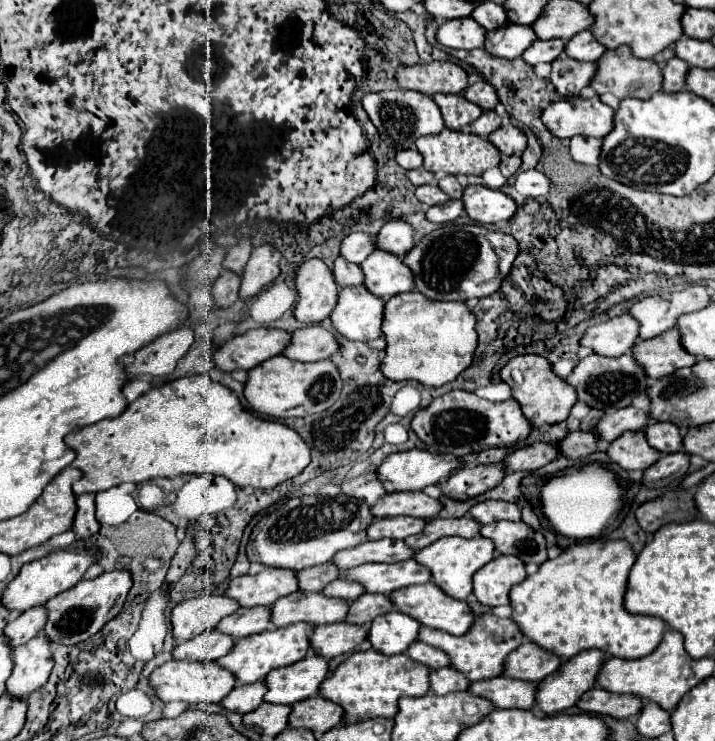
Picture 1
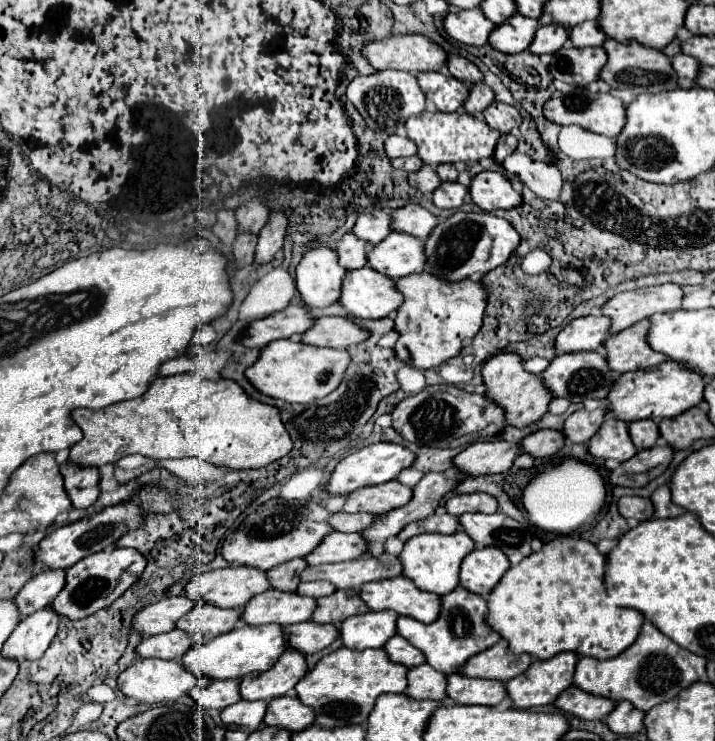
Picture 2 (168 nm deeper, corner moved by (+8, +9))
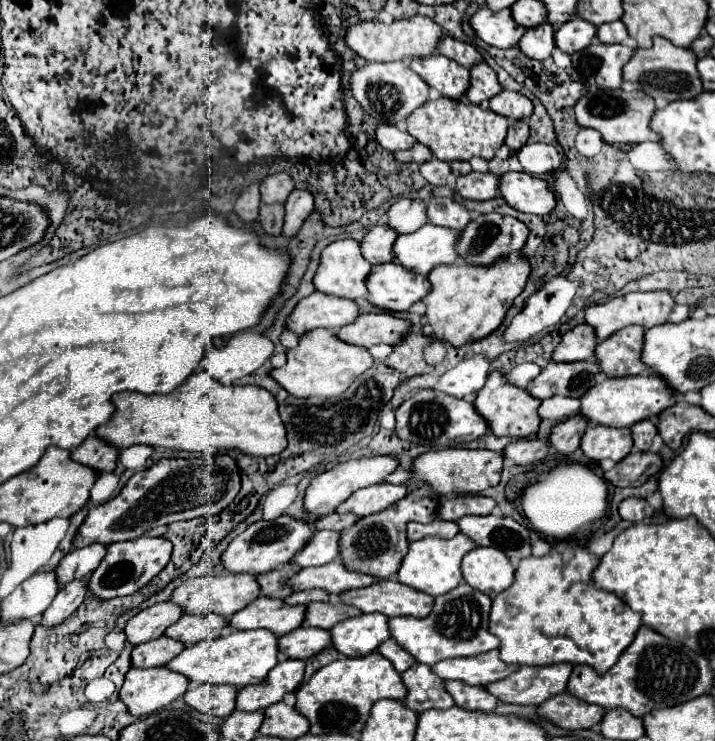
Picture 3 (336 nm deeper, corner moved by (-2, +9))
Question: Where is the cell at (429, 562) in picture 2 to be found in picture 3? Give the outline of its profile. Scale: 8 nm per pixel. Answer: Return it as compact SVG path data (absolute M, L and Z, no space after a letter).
M458 533L452 539L424 537L420 541L412 541L410 547L408 547L408 553L402 561L402 567L398 571L398 581L416 589L416 591L428 593L432 597L444 595L444 593L452 591L456 585L462 583L460 561L470 549L474 549L474 543L472 543L472 539L464 537L464 533Z

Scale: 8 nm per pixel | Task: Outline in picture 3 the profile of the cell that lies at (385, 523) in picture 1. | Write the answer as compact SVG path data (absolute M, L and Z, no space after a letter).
M332 513L332 515L326 515L326 517L320 517L318 521L314 521L314 527L316 529L330 529L330 531L342 531L344 527L350 527L352 523L356 523L358 517L348 513L348 515L338 515L338 513Z

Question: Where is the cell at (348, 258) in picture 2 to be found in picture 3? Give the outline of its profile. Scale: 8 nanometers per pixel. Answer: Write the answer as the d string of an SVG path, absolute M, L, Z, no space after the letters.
M388 225L370 227L370 231L366 233L366 237L362 241L362 255L374 265L394 261L392 247L394 247L396 237L398 237L396 231L392 231L392 227L388 227Z

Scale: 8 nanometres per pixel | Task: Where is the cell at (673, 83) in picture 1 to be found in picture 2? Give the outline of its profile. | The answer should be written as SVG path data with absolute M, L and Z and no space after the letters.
M678 53L676 57L672 57L672 65L678 75L678 87L682 87L682 89L694 87L694 77L698 75L698 63L696 65L694 63L696 61L684 53Z

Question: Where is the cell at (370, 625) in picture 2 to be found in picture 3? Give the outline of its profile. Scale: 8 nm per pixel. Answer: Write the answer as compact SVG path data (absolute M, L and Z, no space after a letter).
M378 613L344 619L330 629L332 647L346 657L364 657L390 637L388 617Z

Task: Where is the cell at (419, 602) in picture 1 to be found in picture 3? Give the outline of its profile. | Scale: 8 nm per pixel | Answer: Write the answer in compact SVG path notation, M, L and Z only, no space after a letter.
M392 579L376 581L362 589L344 591L338 595L338 599L346 605L360 609L362 613L382 613L386 617L426 617L434 603L432 595L420 593Z

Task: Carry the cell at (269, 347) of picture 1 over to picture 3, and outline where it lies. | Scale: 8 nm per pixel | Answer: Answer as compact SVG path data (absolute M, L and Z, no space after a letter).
M314 291L296 305L294 313L288 319L288 327L298 335L318 327L340 329L356 321L358 315L360 315L360 307L356 301Z

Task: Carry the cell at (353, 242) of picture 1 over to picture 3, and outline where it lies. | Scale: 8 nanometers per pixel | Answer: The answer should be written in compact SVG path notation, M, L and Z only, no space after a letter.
M396 199L396 203L388 211L388 225L396 229L400 235L416 231L426 223L426 203L420 199Z

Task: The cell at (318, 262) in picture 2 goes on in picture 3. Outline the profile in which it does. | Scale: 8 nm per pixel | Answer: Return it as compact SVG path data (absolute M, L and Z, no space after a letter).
M334 241L322 251L314 285L322 293L360 299L362 295L366 295L366 277L370 269L372 263L362 257L358 241Z

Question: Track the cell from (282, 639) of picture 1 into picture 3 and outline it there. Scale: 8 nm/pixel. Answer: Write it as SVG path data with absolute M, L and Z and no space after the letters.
M266 629L232 631L226 637L216 637L188 645L166 667L188 677L192 683L220 683L234 685L238 689L254 683L262 683L268 671L278 663L278 639Z

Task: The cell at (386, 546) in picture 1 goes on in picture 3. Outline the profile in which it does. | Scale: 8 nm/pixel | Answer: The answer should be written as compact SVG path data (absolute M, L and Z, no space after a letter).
M314 531L312 539L292 557L292 563L298 567L316 567L336 561L340 557L338 537L340 533L336 531Z

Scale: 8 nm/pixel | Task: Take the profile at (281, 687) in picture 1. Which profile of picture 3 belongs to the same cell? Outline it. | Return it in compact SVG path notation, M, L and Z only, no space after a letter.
M298 659L280 661L264 679L264 683L242 687L236 695L236 709L264 711L266 707L282 701L290 691L296 691L304 677L304 663Z

